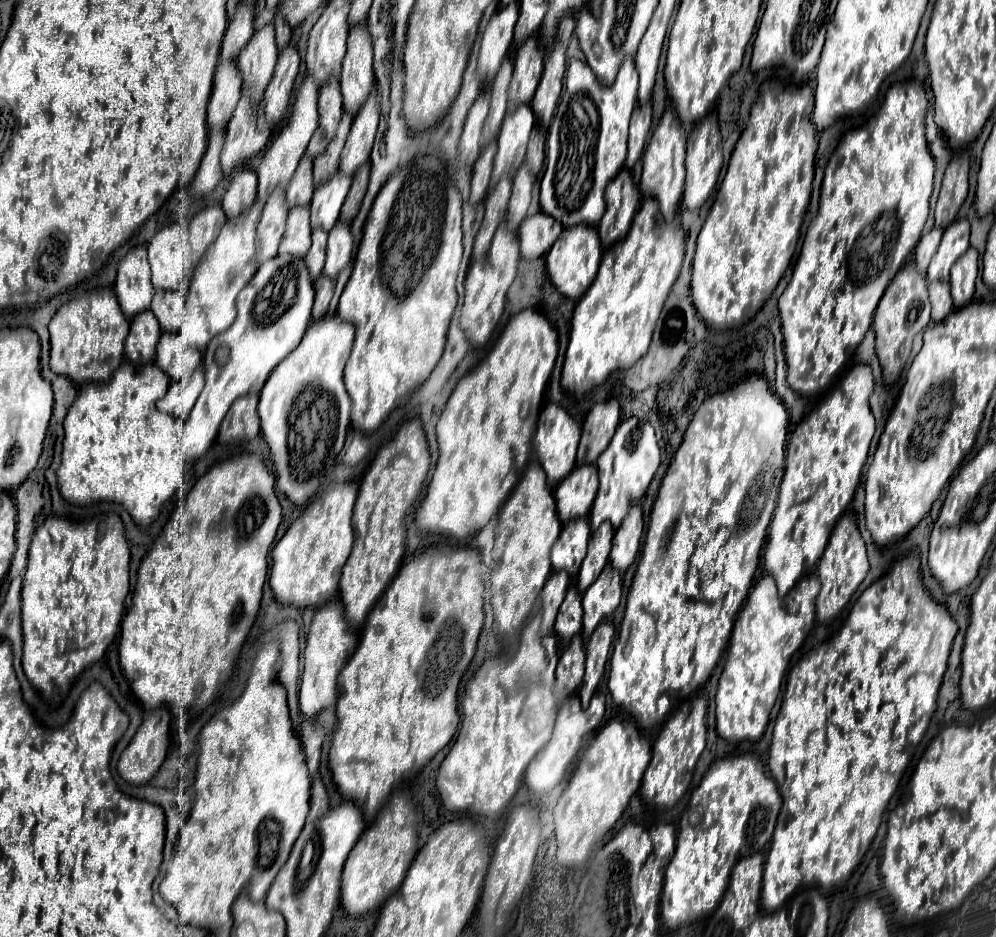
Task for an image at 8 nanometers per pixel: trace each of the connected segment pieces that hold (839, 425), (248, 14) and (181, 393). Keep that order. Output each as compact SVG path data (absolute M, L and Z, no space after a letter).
M867 364L855 366L841 384L813 410L803 422L795 428L787 444L785 456L785 476L781 480L781 490L777 498L775 516L769 524L769 540L765 550L765 570L775 578L779 596L785 596L805 574L811 574L817 568L817 562L827 546L831 528L835 528L835 520L843 516L845 508L855 496L855 490L861 480L861 470L867 462L869 442L875 434L875 416L869 408L869 396L873 392L873 376Z
M239 4L235 16L231 18L223 46L221 46L221 60L237 60L241 48L253 36L253 12L255 8L249 4Z
M199 366L187 384L177 382L177 384L169 386L167 394L157 402L157 410L171 414L175 418L187 420L187 416L191 414L191 408L193 408L195 400L199 398L203 386L205 386L205 376L203 376L203 368Z

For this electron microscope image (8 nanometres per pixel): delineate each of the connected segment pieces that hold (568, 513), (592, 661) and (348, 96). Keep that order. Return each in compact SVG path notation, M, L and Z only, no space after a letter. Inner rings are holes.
M585 464L575 468L565 480L561 480L555 488L557 512L561 522L575 520L579 516L587 516L597 492L597 468L593 464Z
M605 620L599 624L599 628L595 628L595 632L591 634L591 638L585 646L587 648L587 670L585 670L583 684L579 688L579 698L581 698L583 708L589 706L589 700L593 698L593 694L599 686L599 680L605 674L611 640L613 640L613 626Z
M357 24L349 30L347 54L343 58L343 72L341 72L343 110L355 116L355 112L359 112L359 108L365 104L373 86L375 76L373 76L371 36L365 24Z

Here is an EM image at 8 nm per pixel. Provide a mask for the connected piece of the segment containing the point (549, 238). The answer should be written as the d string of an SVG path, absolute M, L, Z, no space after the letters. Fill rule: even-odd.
M537 212L525 218L517 232L521 244L521 258L535 260L547 254L547 248L555 244L561 230L563 226L553 216L547 216L545 212Z

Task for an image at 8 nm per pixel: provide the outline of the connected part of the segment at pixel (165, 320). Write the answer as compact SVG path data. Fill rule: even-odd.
M155 290L151 310L155 312L155 316L161 322L161 328L165 332L179 332L179 328L183 328L185 298L187 296L181 290L175 290L175 292Z

